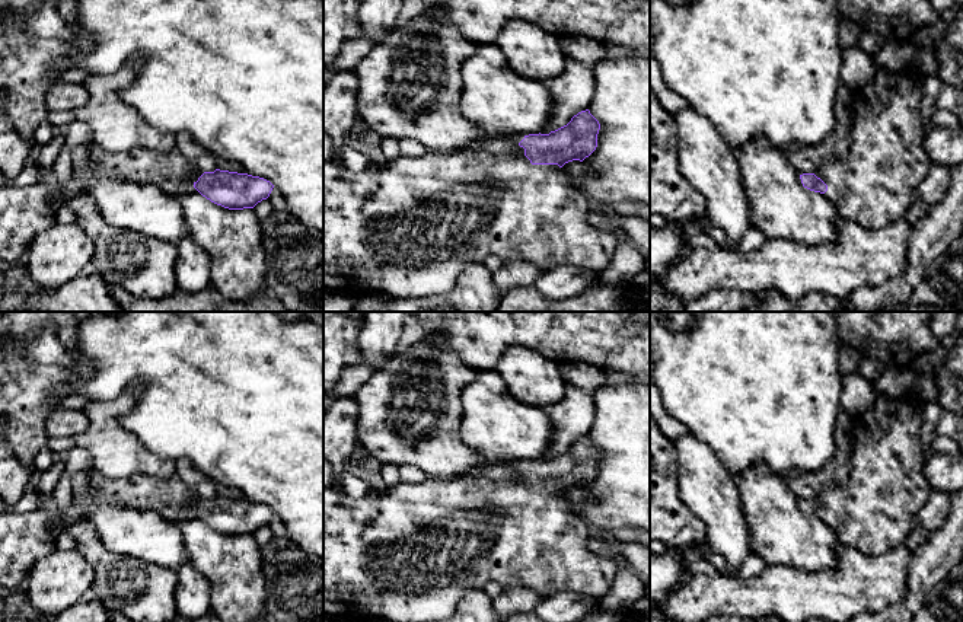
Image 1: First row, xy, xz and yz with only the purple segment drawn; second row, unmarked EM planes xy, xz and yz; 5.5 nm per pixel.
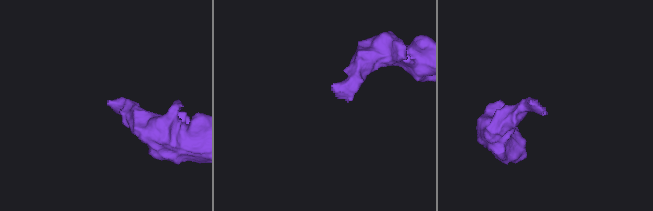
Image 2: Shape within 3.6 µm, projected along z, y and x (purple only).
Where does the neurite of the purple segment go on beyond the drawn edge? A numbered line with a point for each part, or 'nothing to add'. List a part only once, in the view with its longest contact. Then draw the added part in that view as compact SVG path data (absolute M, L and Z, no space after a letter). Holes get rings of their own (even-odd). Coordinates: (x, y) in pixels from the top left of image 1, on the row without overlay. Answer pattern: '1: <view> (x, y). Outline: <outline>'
1: xz (411, 555). Outline: M482 460L479 472L475 475L463 473L420 484L399 481L393 487L379 491L376 501L339 495L334 487L323 487L323 615L338 615L350 622L361 622L370 618L385 619L386 622L443 622L455 615L460 599L469 588L482 588L490 581L495 581L504 588L529 587L542 596L575 593L600 600L610 590L619 562L587 549L586 542L594 533L593 529L558 491L532 491L524 482L524 475L519 472L523 465L519 462L490 463Z

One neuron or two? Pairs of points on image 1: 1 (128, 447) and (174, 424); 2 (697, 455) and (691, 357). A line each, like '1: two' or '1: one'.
1: two
2: two

